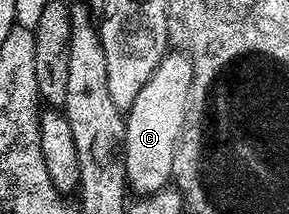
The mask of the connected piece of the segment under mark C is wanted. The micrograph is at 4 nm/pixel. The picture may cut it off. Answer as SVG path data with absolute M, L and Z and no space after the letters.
M166 53L151 73L147 85L129 107L125 120L125 177L138 196L153 195L170 186L175 172L175 149L189 113L189 96L193 89L193 63L184 53Z

